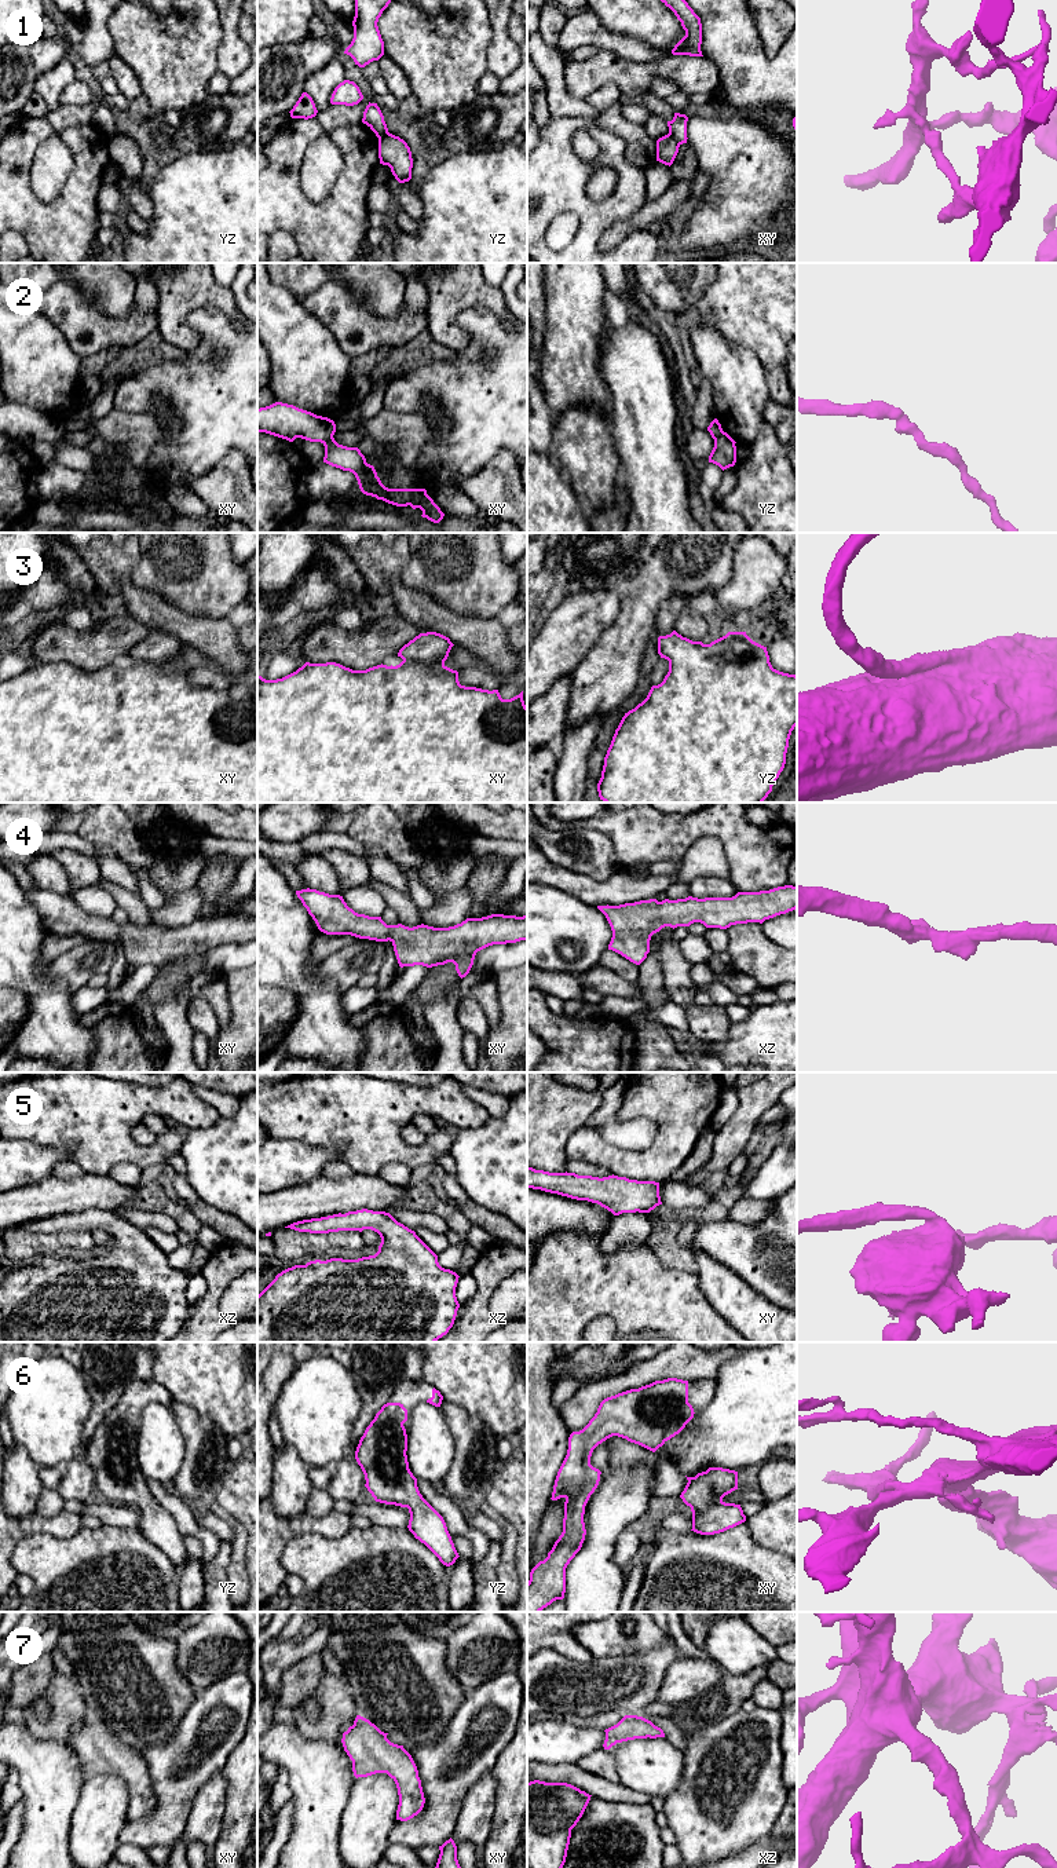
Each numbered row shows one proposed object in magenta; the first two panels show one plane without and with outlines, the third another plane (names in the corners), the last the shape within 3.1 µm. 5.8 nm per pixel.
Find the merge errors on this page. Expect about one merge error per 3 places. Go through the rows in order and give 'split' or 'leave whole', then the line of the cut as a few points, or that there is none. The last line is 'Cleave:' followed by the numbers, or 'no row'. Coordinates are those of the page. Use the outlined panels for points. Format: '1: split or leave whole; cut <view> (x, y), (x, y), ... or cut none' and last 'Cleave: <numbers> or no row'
1: split; cut xy (669, 132), (679, 145)
2: split; cut xy (332, 435), (324, 443)
3: leave whole; cut none
4: leave whole; cut none
5: leave whole; cut none
6: leave whole; cut none
7: leave whole; cut none
Cleave: 1, 2

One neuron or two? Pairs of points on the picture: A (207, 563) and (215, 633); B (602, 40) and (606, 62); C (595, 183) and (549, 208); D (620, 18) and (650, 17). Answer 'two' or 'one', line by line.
A: two
B: two
C: two
D: one

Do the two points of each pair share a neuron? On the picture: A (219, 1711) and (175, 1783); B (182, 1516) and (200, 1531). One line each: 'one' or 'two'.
A: one
B: one

